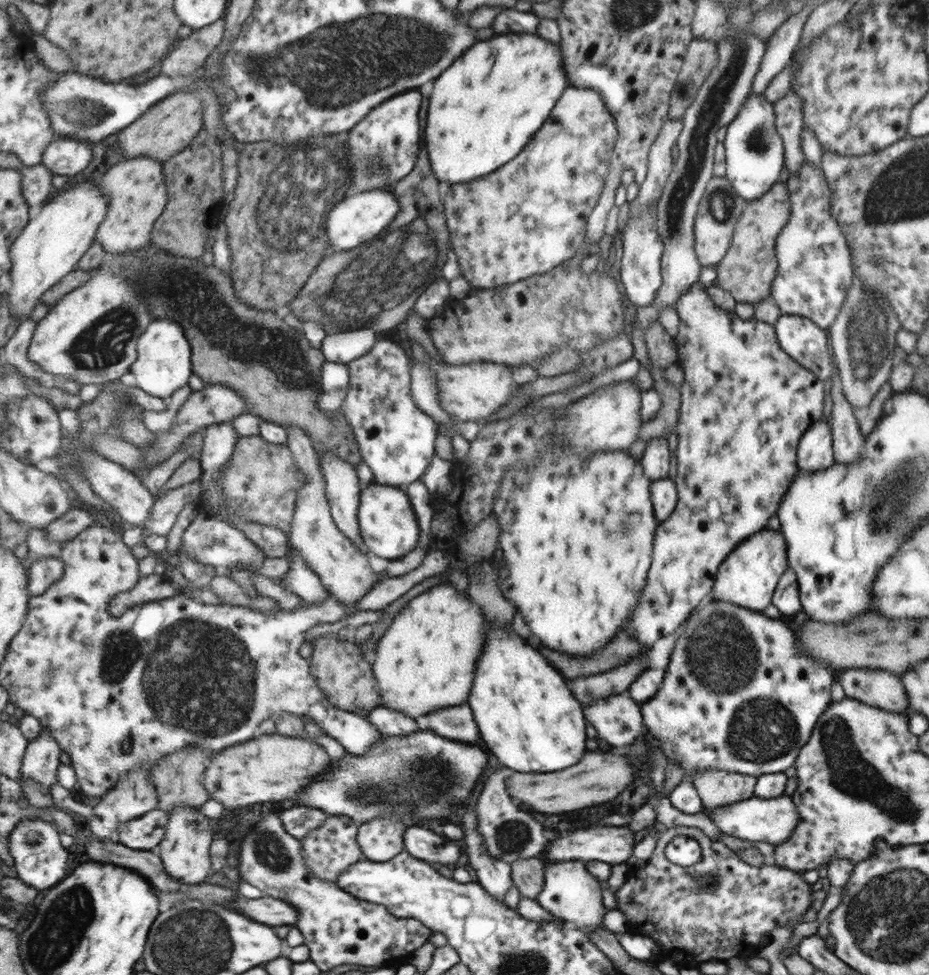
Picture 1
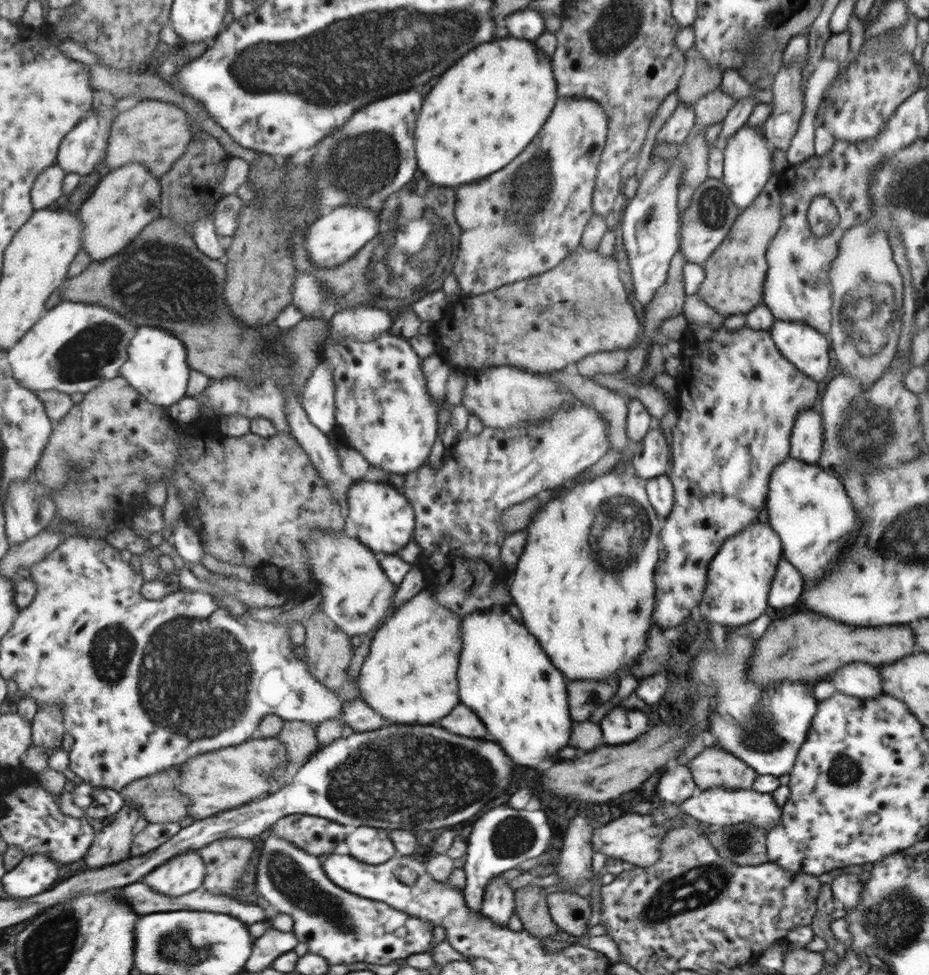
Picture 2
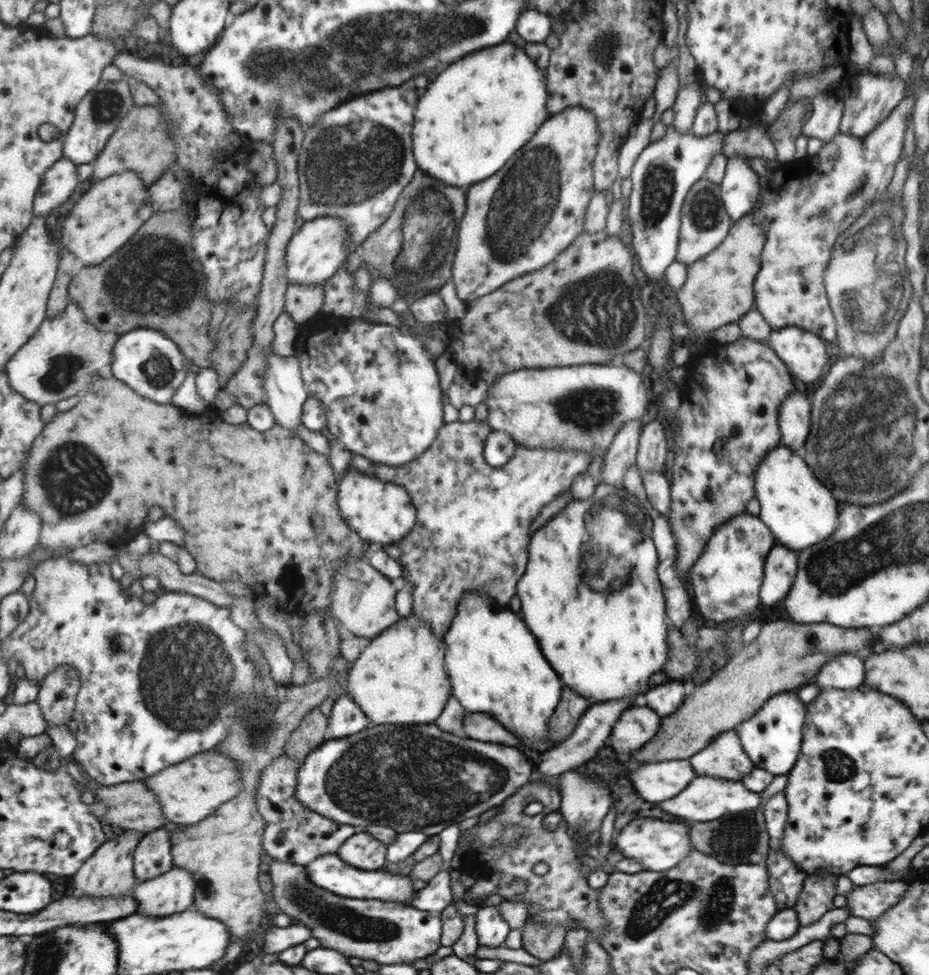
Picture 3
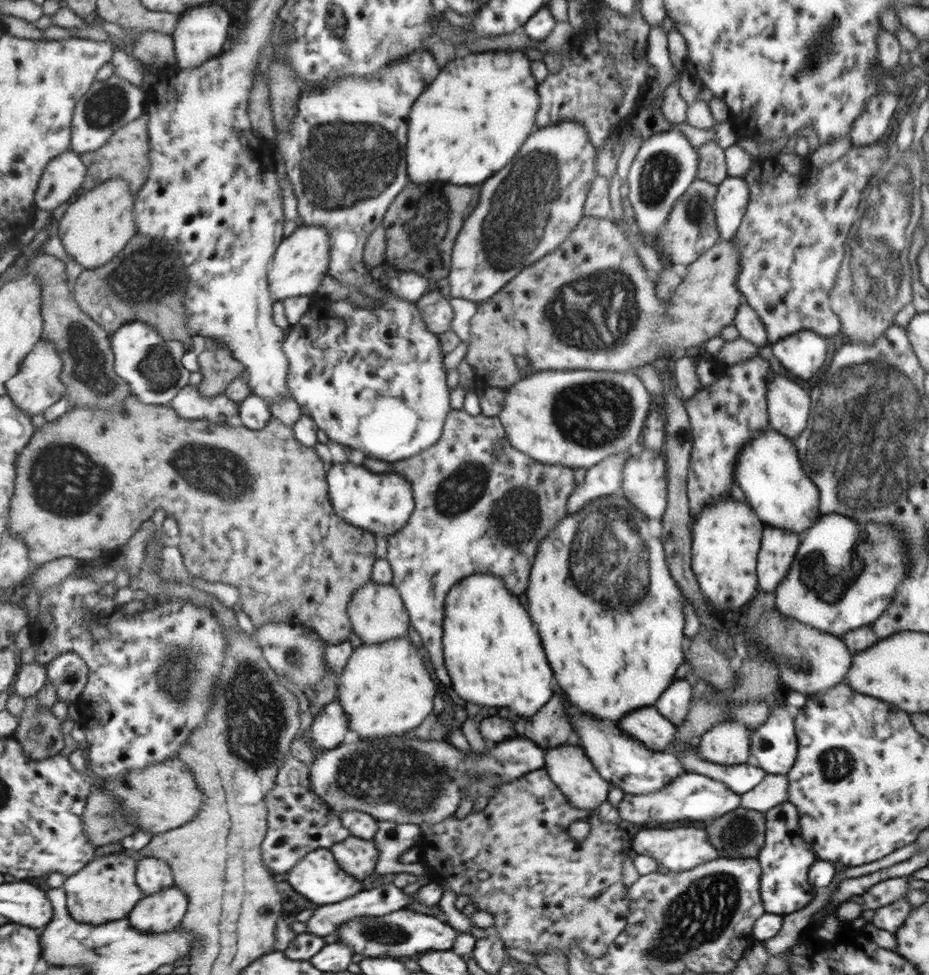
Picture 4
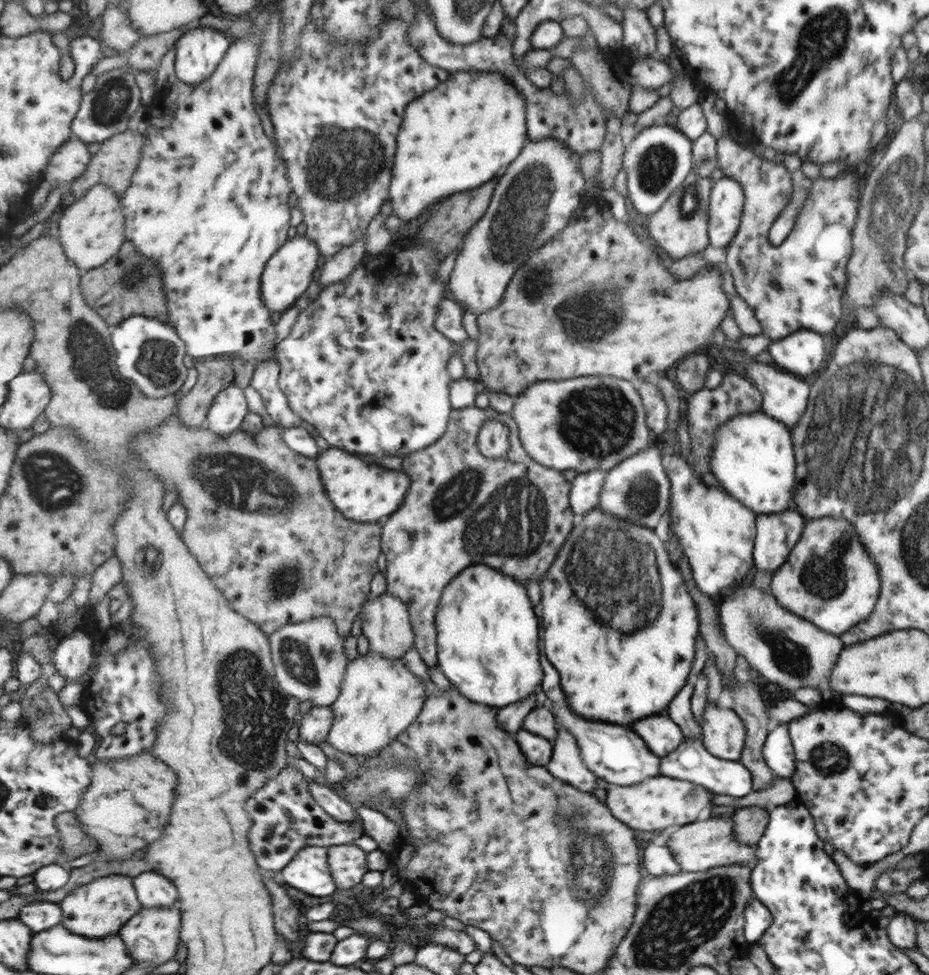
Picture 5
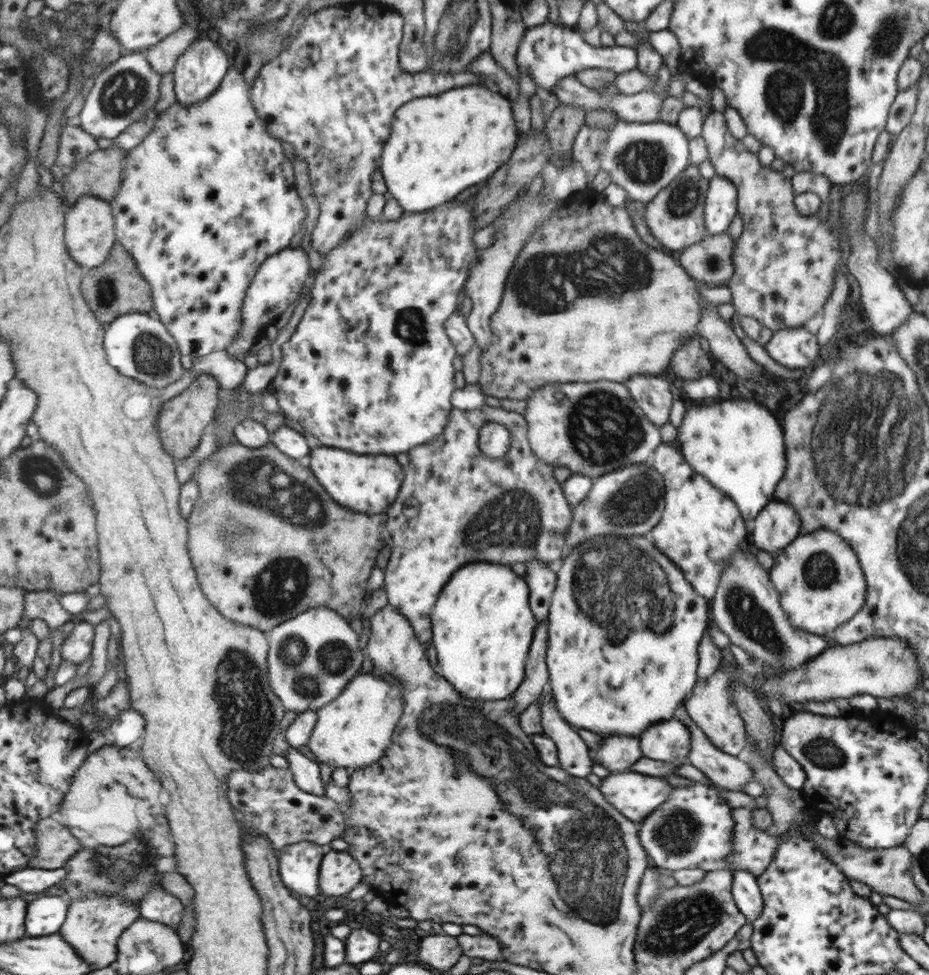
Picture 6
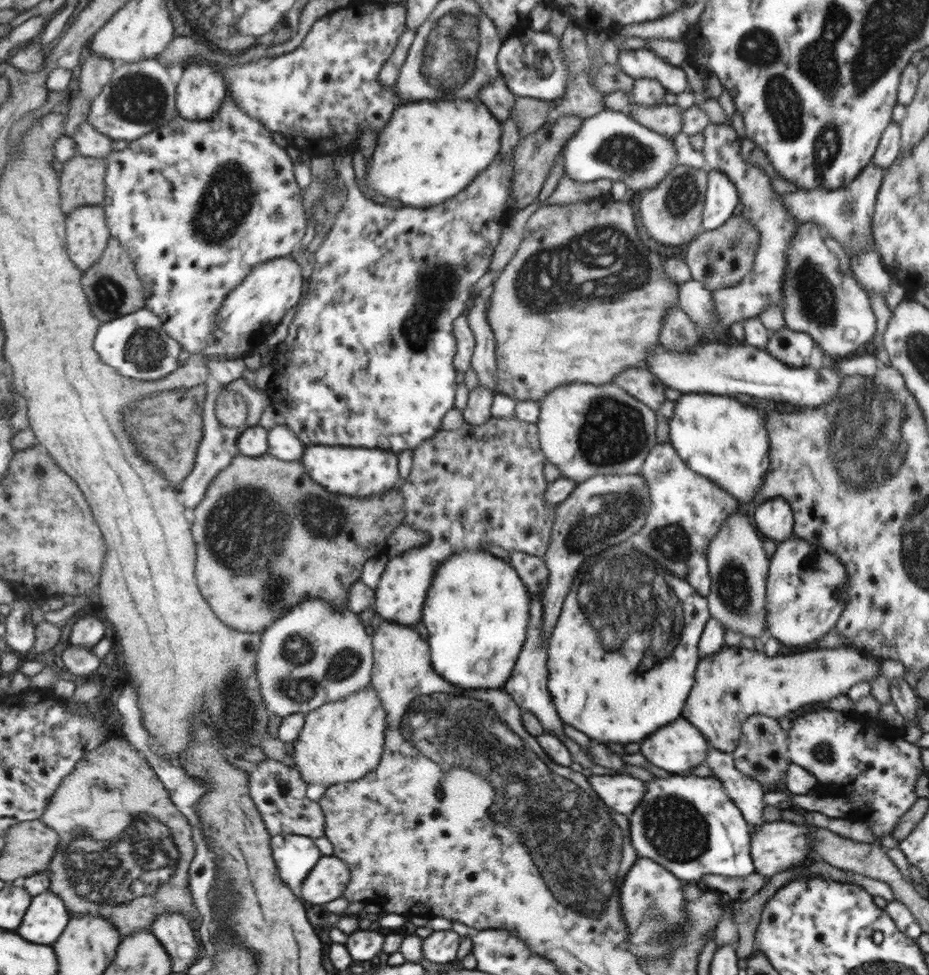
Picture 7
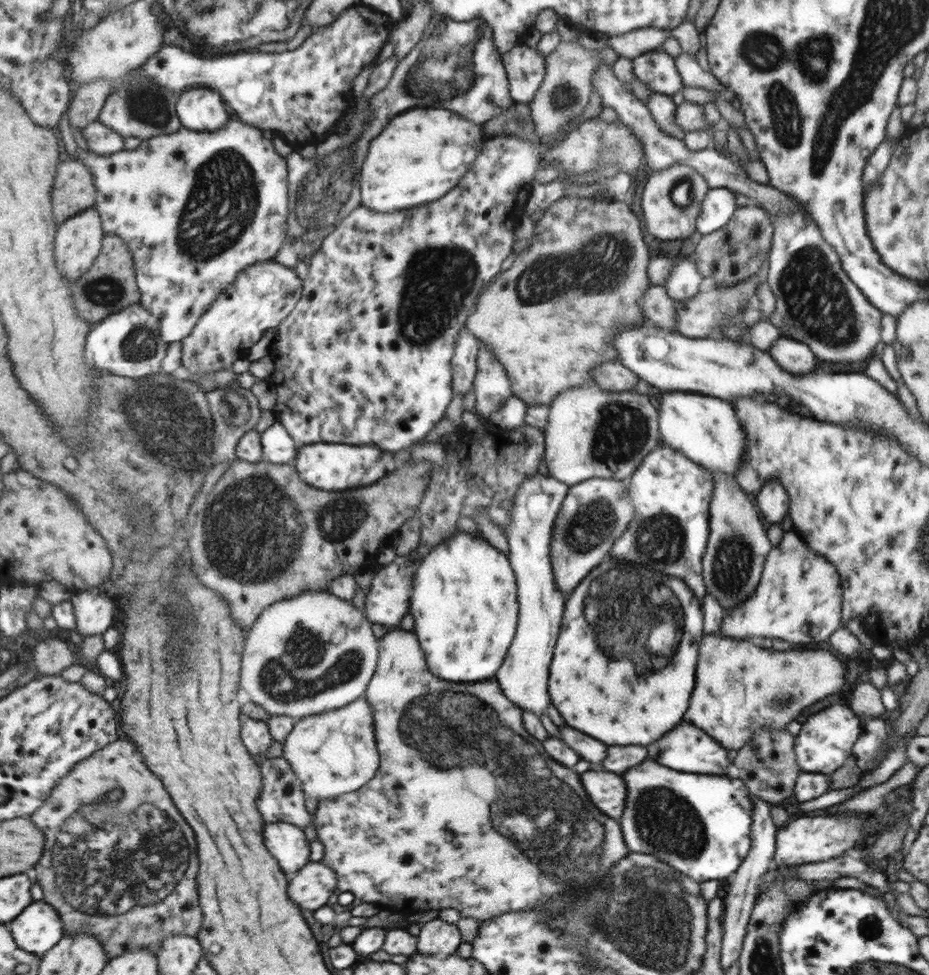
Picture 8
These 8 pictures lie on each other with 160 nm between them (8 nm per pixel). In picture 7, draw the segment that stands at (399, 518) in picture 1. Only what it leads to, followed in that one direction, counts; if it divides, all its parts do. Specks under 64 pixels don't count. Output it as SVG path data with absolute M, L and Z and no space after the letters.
M308 445L301 458L307 472L319 480L329 492L345 496L379 496L396 488L402 483L400 475L400 457L398 453L383 452L379 448L353 448L349 446Z

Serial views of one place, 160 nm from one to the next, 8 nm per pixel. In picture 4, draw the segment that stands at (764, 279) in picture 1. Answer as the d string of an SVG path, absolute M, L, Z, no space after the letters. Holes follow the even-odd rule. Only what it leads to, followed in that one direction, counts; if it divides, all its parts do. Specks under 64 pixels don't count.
M584 216L584 218L581 219L581 222L577 223L577 228L573 229L573 236L570 236L569 240L566 240L563 244L560 244L560 246L557 247L556 250L551 254L545 255L543 258L536 260L535 263L531 263L528 267L522 268L520 271L518 271L515 278L507 282L504 288L501 288L500 292L497 292L497 294L489 298L489 300L476 305L475 315L471 318L471 320L469 320L469 338L466 341L466 353L464 354L465 362L472 366L474 374L477 374L477 376L479 376L479 378L481 378L481 380L487 384L487 386L505 390L505 388L513 386L513 384L523 379L524 376L527 376L529 373L534 373L535 371L575 371L581 368L581 370L590 371L633 372L637 367L655 362L655 360L659 359L661 355L668 358L671 356L671 354L675 354L676 350L679 350L680 354L682 354L683 350L685 348L689 348L689 346L701 346L701 342L705 342L705 336L707 336L707 338L717 336L717 334L720 334L725 327L728 327L731 324L731 320L735 320L736 311L739 307L739 302L741 302L742 295L739 294L739 289L736 285L736 283L739 281L740 274L740 252L732 239L721 241L719 244L711 246L711 248L705 251L703 255L699 256L695 262L687 265L686 269L687 273L685 274L685 277L674 288L674 291L666 300L661 301L659 298L655 298L655 294L653 294L653 292L655 292L655 288L653 288L651 280L647 278L647 272L643 270L641 260L637 258L637 254L633 252L633 248L629 246L629 242L623 238L623 234L617 230L617 226L615 226L613 222L609 222L609 217L599 219L593 216ZM603 272L619 272L619 274L625 274L625 276L631 280L631 284L633 284L633 286L631 286L630 302L621 304L620 302L613 301L611 292L607 292L606 297L607 304L621 310L621 312L619 312L618 323L621 324L621 332L619 332L619 336L623 338L623 344L615 344L615 346L611 346L609 350L607 350L607 348L603 348L603 344L601 344L601 340L599 340L599 334L597 334L599 324L603 324L603 322L605 322L605 320L603 320L603 312L601 312L601 308L589 308L587 312L583 312L583 314L579 314L579 316L575 314L575 318L573 318L573 320L563 318L563 312L571 308L571 306L569 306L569 296L565 296L565 304L563 304L563 308L559 308L559 312L557 312L557 308L555 308L555 334L553 334L553 328L551 328L551 324L549 324L549 322L545 322L543 312L545 312L545 306L547 306L547 304L549 304L549 302L551 302L551 300L557 296L557 290L563 290L563 294L567 294L567 286L569 286L569 284L579 282L579 280L585 280L585 278L589 278L589 276L603 274ZM641 306L643 306L643 308L641 308ZM517 360L525 360L525 366L521 368Z

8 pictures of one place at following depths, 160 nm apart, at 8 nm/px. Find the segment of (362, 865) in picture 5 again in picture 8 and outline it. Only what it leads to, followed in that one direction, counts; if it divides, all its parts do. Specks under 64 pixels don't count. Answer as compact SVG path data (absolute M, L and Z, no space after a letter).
M321 860L311 861L289 878L288 891L292 899L312 912L328 904L338 885L335 869Z

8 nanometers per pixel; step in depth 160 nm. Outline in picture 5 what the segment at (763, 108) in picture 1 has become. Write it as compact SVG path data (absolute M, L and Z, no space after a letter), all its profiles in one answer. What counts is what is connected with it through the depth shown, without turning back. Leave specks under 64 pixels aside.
M723 177L713 182L709 199L708 233L710 245L723 248L740 226L743 215L744 191L739 182Z

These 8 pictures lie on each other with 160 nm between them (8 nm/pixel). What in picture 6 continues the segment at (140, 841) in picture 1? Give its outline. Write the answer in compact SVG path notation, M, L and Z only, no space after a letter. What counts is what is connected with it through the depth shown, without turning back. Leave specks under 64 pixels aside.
M155 887L145 893L144 898L140 900L140 911L141 918L162 922L177 929L180 928L179 922L183 920L185 906L181 899L164 887Z

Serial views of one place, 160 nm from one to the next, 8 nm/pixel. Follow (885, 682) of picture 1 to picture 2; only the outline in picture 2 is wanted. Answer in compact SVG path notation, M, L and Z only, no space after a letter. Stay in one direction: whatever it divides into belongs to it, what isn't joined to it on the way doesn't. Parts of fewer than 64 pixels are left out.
M849 663L830 675L834 690L847 696L872 699L883 692L883 681L876 667L867 663Z

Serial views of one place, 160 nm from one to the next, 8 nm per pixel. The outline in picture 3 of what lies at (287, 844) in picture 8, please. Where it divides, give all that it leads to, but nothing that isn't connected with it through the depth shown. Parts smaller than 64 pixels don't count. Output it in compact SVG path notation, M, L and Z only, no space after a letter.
M338 853L320 856L317 860L306 865L310 879L321 888L330 890L339 896L352 899L381 899L385 902L394 902L409 905L410 900L415 898L415 886L409 874L393 874L385 866L383 869L370 871L362 868L355 868L352 864L346 863Z

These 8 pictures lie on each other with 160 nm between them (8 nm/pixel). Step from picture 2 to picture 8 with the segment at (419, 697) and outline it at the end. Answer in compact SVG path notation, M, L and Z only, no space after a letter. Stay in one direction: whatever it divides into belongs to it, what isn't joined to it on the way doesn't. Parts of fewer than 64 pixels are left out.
M363 697L347 707L298 720L287 740L283 742L283 752L283 757L291 763L295 774L301 779L305 796L311 796L321 802L360 791L380 770L381 757L377 746L376 716L372 704Z

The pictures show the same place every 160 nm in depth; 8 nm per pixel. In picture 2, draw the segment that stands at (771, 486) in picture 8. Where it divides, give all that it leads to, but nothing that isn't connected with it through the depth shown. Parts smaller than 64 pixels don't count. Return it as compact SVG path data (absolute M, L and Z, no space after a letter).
M779 558L775 576L769 585L767 604L770 608L785 608L797 604L801 595L801 586L803 581L799 571L785 559Z

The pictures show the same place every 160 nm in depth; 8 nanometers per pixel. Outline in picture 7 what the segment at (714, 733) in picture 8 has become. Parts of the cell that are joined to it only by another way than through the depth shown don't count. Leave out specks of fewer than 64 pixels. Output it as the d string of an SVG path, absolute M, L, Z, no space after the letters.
M735 645L723 646L713 655L703 656L695 670L695 684L691 687L685 706L681 710L681 718L691 723L705 738L709 746L721 752L731 753L737 748L742 735L743 722L749 715L765 715L772 719L782 716L793 716L793 712L801 712L801 708L809 708L809 704L825 702L838 696L849 697L853 685L875 679L881 668L879 662L869 653L857 652L854 648L829 648L829 650L811 650L793 656L779 656L780 653L768 658L756 650L746 650Z

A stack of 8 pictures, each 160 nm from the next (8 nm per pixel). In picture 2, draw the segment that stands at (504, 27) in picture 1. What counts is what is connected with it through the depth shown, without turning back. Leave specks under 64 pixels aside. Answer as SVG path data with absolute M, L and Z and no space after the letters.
M530 8L512 12L503 19L509 36L515 39L534 42L545 31L543 18Z

